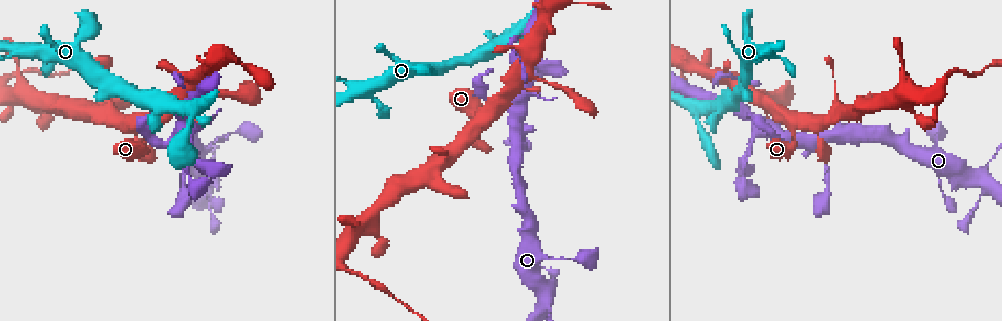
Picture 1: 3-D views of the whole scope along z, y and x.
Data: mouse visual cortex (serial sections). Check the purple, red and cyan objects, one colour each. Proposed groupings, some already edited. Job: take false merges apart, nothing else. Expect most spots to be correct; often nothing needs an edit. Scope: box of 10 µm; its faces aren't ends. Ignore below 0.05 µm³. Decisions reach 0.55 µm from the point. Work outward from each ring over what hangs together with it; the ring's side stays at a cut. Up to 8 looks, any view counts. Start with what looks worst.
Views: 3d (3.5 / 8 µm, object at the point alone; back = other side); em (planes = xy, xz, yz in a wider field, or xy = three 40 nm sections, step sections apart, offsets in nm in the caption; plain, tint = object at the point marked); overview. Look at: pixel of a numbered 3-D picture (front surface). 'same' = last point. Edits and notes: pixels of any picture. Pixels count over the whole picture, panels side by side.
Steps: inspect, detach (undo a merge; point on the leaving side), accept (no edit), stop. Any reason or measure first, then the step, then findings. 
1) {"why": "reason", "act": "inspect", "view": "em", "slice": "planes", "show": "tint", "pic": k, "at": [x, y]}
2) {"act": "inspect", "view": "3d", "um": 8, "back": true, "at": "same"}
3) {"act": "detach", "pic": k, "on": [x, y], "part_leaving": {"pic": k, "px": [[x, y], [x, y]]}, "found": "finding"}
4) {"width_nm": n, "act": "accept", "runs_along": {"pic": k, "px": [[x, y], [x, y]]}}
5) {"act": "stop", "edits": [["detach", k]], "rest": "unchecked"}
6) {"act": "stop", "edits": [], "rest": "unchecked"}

{"why": "thin neck", "act": "inspect", "view": "3d", "um": 3.5, "pic": 1, "at": [540, 67]}

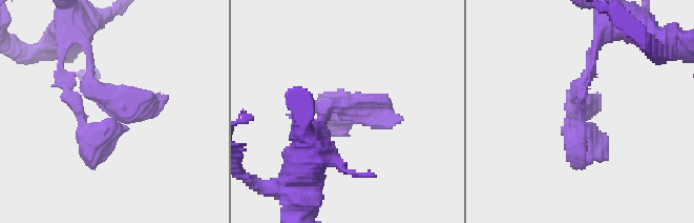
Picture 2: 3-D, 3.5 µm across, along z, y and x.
{"act": "inspect", "view": "em", "slice": "xy", "step": 2, "show": "tint", "pic": 2, "at": [347, 111]}

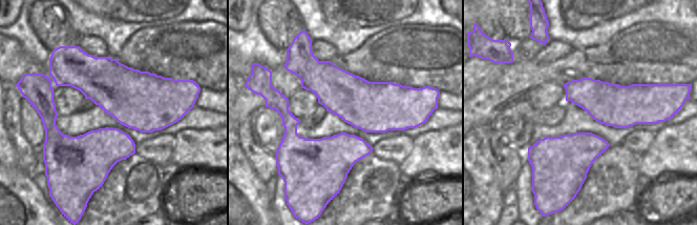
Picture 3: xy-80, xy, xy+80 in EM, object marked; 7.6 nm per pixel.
{"why": "cut it another way", "act": "inspect", "view": "em", "slice": "xy", "step": 5, "show": "tint", "at": "same"}

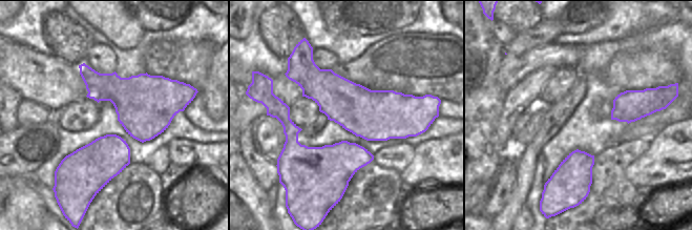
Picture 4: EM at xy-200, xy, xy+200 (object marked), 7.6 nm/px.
{"act": "accept", "runs_along": {"pic": 2, "px": [[88, 47], [91, 86], [113, 102], [104, 155]]}, "found": "all the same cell"}

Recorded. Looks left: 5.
{"why": "thin neck", "act": "inspect", "view": "3d", "um": 3.5, "pic": 1, "at": [818, 138]}

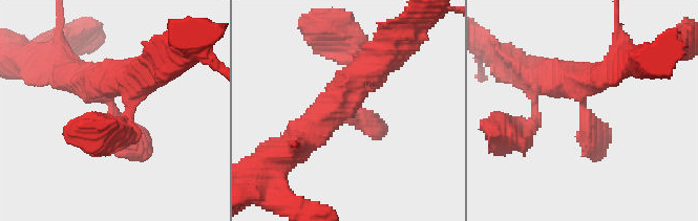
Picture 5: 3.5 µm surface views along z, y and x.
{"why": "now the EM", "act": "inspect", "view": "em", "slice": "xy", "step": 1, "show": "tint", "pic": 5, "at": [112, 107]}

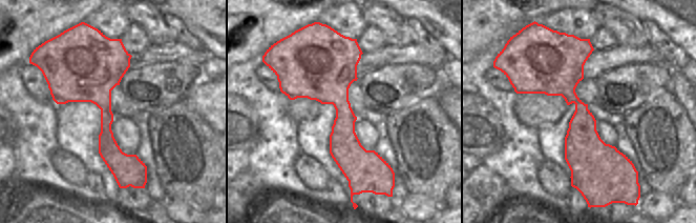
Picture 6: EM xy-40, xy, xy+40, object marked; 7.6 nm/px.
{"width_nm": 320, "act": "accept", "runs_along": {"pic": 6, "px": [[573, 41], [569, 94], [582, 110], [586, 180]]}, "found": "continuous, no second cell"}

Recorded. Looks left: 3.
{"why": "abrupt turn", "act": "inspect", "view": "3d", "um": 3.5, "pic": 1, "at": [353, 273]}

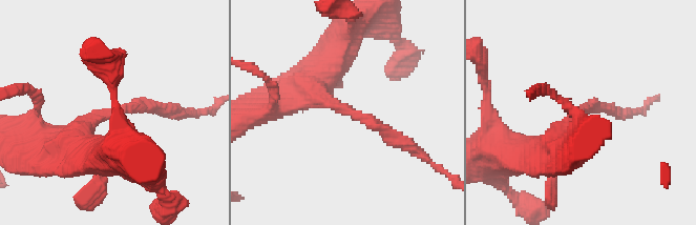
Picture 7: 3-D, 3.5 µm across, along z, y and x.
{"arm_widths_nm": [200, 450], "act": "inspect", "view": "em", "slice": "xy", "step": 2, "show": "tint", "pic": 7, "at": [352, 110]}

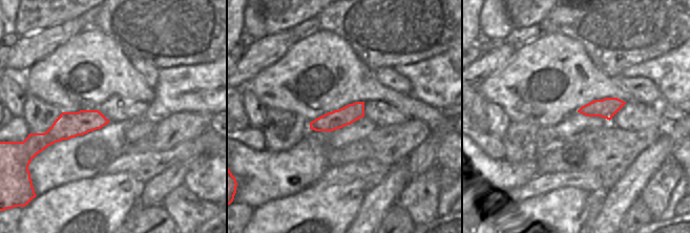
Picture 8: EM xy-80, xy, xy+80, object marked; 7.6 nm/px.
{"act": "accept", "found": "all the same cell"}

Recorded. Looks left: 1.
{"act": "stop", "edits": [], "rest": "unchecked"}

